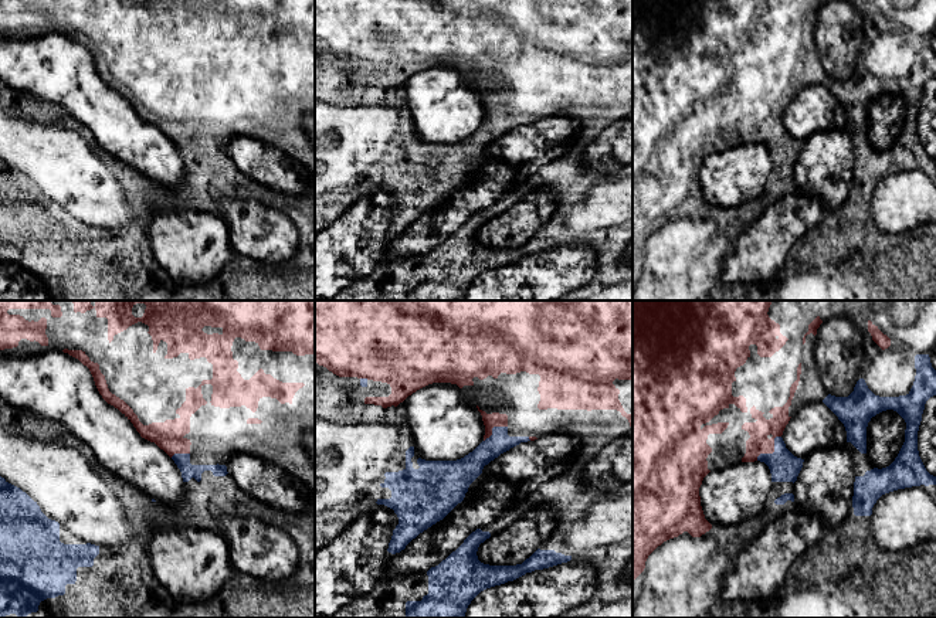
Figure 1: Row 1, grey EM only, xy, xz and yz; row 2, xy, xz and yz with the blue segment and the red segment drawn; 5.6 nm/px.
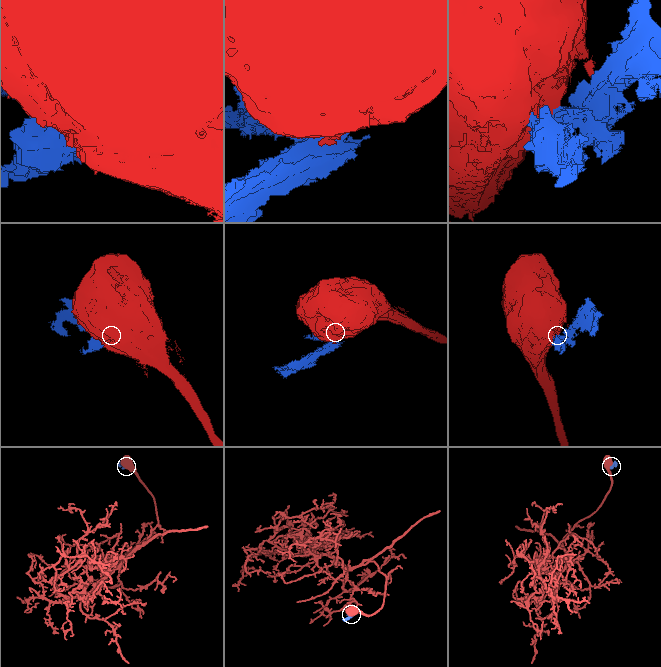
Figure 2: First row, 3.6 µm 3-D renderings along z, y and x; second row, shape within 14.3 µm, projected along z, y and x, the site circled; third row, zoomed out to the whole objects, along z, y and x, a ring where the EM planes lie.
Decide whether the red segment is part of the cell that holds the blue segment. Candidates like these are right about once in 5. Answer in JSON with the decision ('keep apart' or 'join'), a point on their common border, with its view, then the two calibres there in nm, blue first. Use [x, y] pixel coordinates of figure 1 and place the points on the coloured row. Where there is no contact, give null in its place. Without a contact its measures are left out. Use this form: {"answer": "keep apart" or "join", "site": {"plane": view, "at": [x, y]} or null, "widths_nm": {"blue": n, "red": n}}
{"answer": "keep apart", "site": {"plane": "yz", "at": [775, 451]}, "widths_nm": {"blue": 170, "red": 120}}

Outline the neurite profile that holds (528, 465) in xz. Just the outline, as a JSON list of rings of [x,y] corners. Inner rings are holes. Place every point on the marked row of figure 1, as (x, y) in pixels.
[[[559,431],[535,441],[520,442],[484,466],[469,485],[468,498],[485,479],[502,479],[516,488],[512,505],[537,486],[566,472],[580,444],[579,437]]]

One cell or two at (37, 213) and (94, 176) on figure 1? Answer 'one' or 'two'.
two

